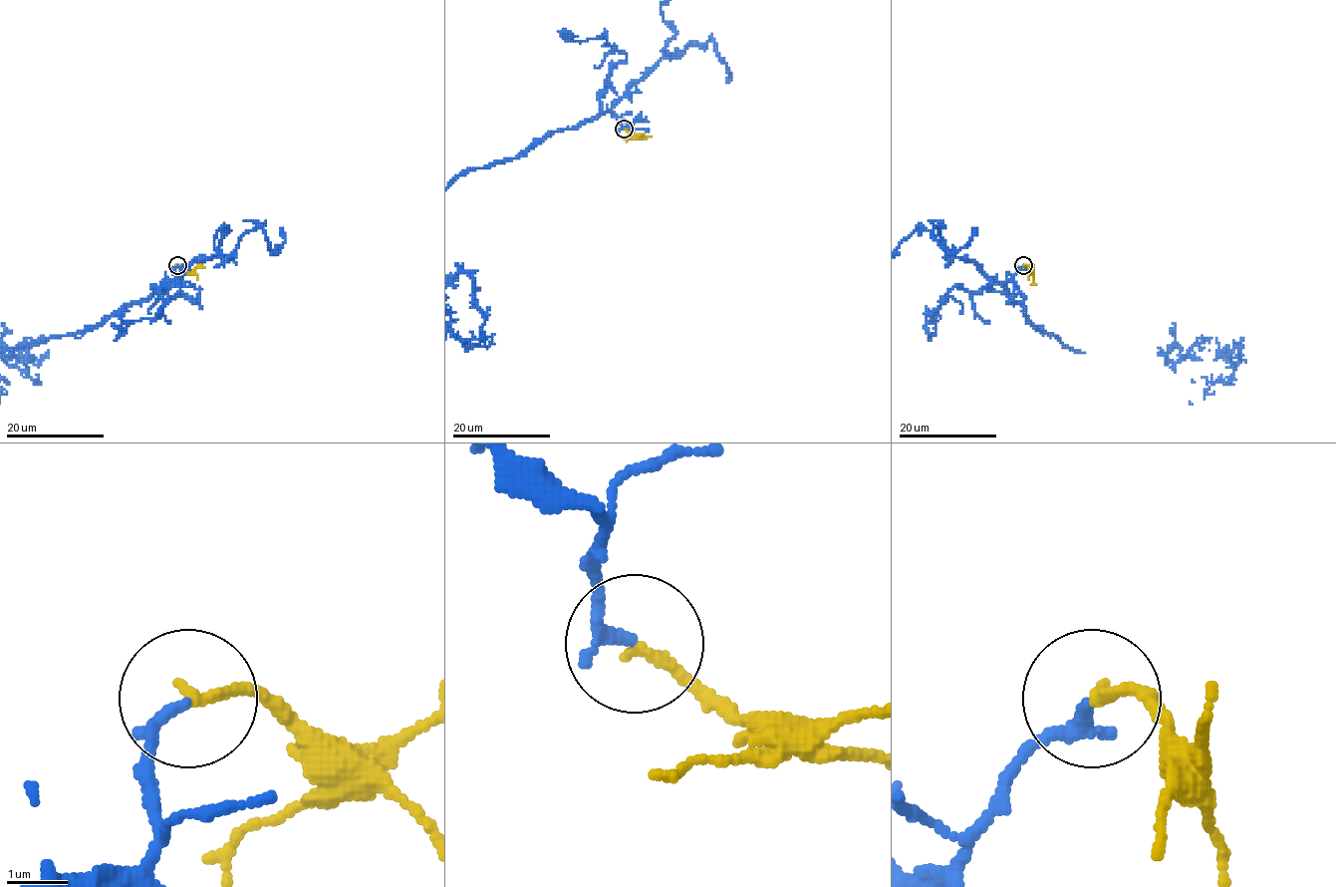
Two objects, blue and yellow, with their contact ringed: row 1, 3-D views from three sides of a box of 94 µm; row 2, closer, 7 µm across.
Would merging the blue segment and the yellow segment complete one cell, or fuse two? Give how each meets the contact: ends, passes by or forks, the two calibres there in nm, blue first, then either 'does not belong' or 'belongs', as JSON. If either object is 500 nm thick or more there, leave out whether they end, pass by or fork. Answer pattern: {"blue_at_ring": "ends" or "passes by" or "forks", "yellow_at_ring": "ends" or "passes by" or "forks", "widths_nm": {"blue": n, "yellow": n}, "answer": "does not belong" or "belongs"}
{"blue_at_ring": "ends", "yellow_at_ring": "ends", "widths_nm": {"blue": 200, "yellow": 190}, "answer": "belongs"}

